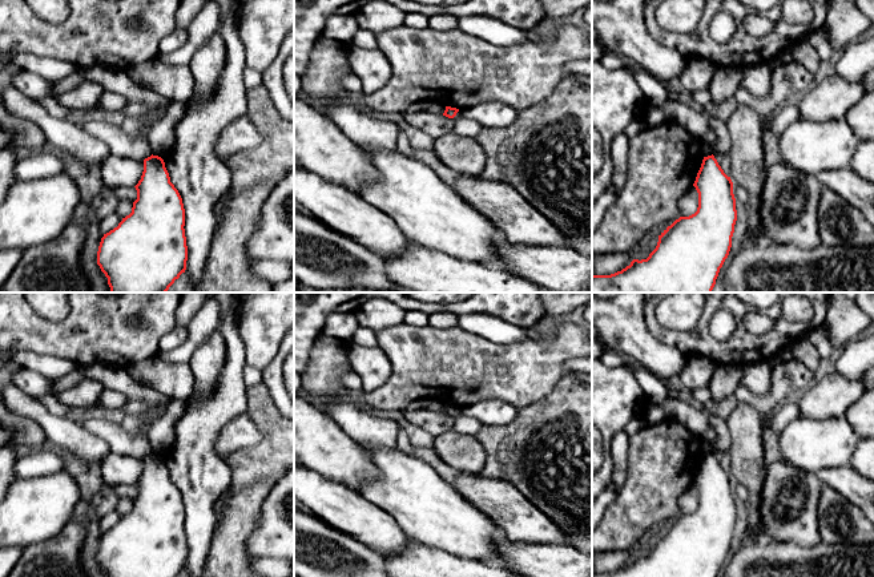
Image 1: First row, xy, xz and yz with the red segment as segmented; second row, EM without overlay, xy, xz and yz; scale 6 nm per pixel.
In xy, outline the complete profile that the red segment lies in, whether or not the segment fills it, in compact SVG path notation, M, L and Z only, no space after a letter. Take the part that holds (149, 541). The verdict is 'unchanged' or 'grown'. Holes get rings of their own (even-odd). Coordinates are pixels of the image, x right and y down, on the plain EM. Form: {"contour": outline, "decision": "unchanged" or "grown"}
{"contour": "M152 452L144 457L144 469L134 485L137 497L132 511L104 532L97 562L108 577L178 577L188 558L185 507L161 455Z", "decision": "unchanged"}

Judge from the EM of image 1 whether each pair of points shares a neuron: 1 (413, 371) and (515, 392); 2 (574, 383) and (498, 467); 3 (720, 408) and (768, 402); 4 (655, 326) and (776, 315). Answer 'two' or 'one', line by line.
1: one
2: one
3: one
4: one

